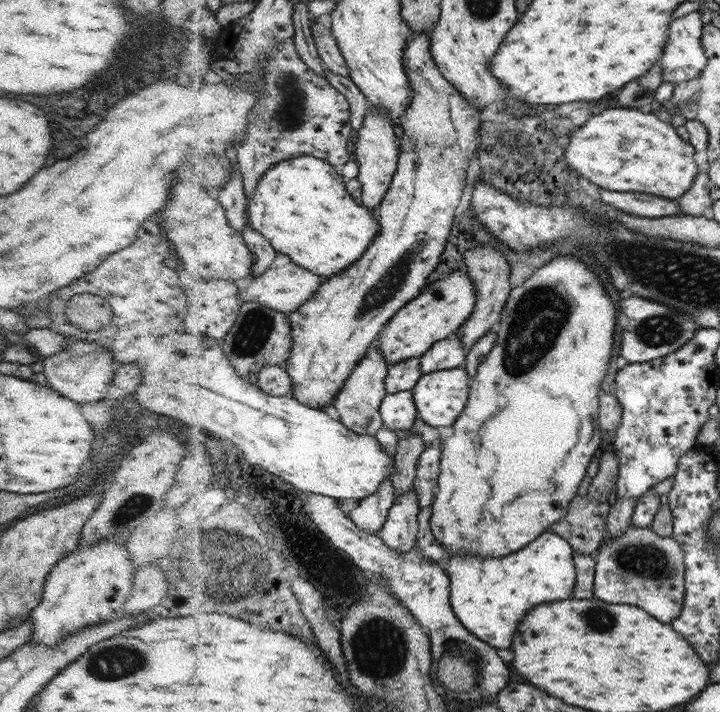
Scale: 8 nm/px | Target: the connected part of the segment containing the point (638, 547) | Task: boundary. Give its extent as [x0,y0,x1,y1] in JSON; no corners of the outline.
[593,524,687,622]

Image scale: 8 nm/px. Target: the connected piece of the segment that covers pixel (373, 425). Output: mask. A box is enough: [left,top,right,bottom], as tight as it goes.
[334,342,391,436]

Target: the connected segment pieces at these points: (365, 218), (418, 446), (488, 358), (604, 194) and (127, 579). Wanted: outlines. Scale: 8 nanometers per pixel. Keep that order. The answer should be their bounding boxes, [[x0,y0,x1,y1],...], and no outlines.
[[249,154,383,279],[393,427,426,497],[432,256,616,558],[600,190,683,218],[29,540,135,649]]

